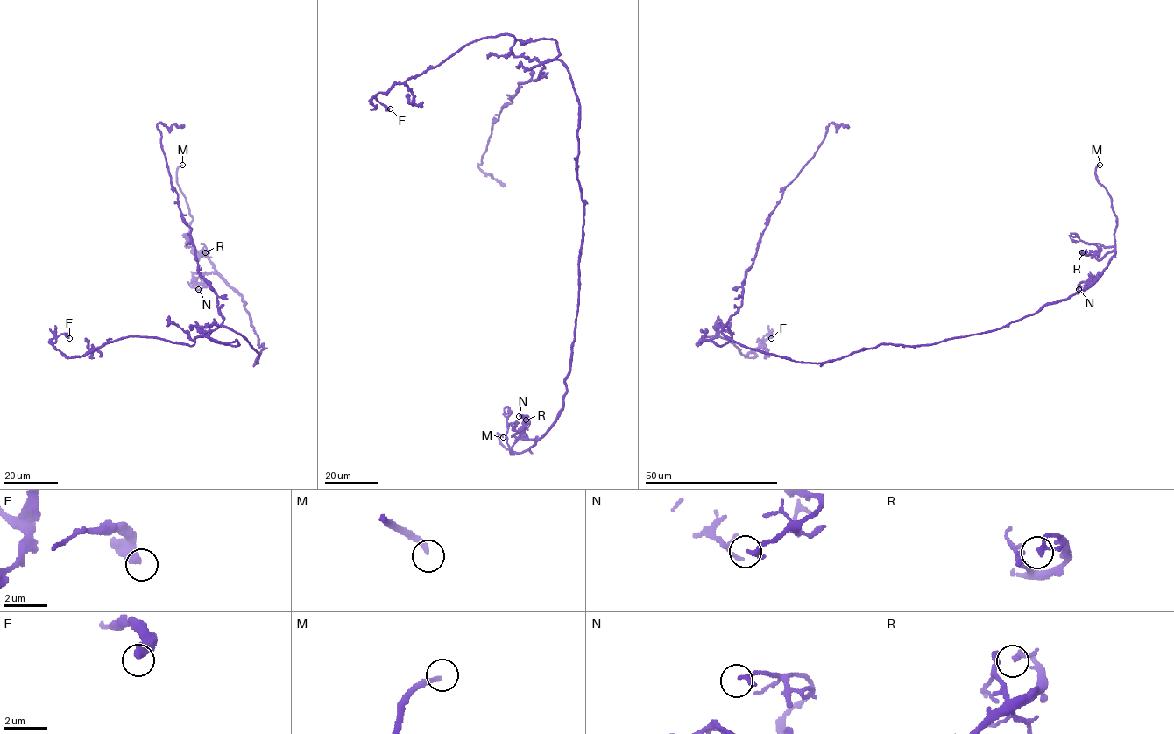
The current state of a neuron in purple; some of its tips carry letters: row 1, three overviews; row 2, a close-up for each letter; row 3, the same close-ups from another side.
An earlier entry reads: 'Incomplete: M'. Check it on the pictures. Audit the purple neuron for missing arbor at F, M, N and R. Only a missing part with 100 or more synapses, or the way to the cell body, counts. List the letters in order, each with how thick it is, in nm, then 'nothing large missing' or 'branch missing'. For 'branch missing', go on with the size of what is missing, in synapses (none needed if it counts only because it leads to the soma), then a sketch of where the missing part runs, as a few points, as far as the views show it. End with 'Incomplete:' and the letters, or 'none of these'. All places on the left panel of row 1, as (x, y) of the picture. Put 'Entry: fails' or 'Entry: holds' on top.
Entry: holds
F: calibre 440 nm; nothing large missing
M: calibre 220 nm; branch missing; course (182, 165), (194, 172)
N: calibre 200 nm; nothing large missing
R: calibre 240 nm; nothing large missing
Incomplete: M

